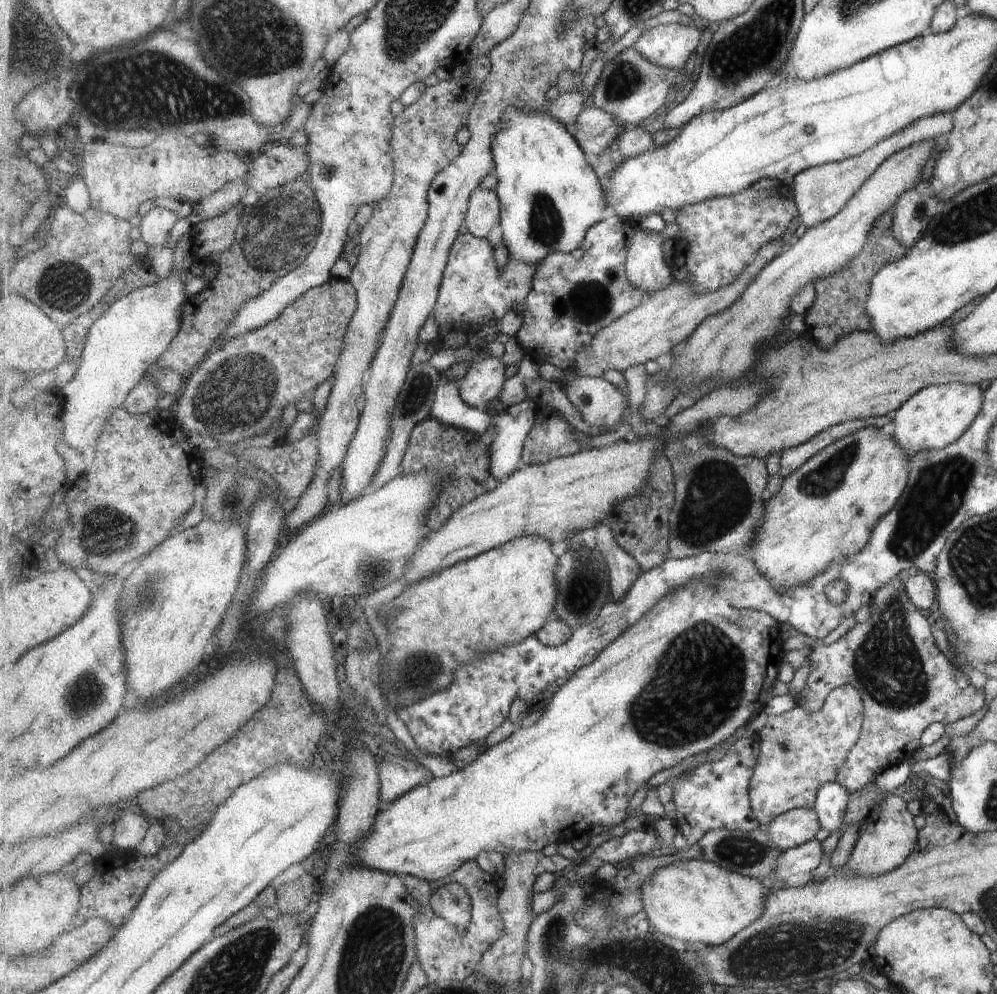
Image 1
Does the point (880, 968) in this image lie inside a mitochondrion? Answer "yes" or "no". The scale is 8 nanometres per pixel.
no

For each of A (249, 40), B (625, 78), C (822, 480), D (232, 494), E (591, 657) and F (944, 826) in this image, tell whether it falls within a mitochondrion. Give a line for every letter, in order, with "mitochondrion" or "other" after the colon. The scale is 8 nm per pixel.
A: mitochondrion
B: mitochondrion
C: mitochondrion
D: mitochondrion
E: other
F: other

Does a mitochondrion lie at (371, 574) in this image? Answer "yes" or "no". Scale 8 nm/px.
yes

